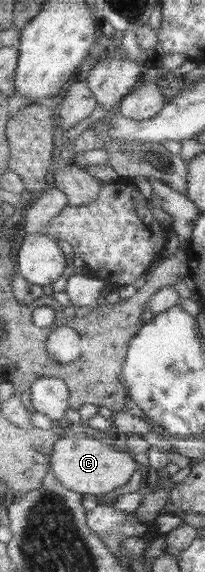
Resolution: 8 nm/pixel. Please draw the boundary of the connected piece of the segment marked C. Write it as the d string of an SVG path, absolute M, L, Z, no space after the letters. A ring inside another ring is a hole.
M73 425L70 434L59 437L51 456L50 472L60 479L64 487L68 487L74 492L80 492L80 495L108 494L116 488L128 484L136 470L143 470L131 453L120 451L113 445L100 442L98 436L99 434L92 431L87 425Z

